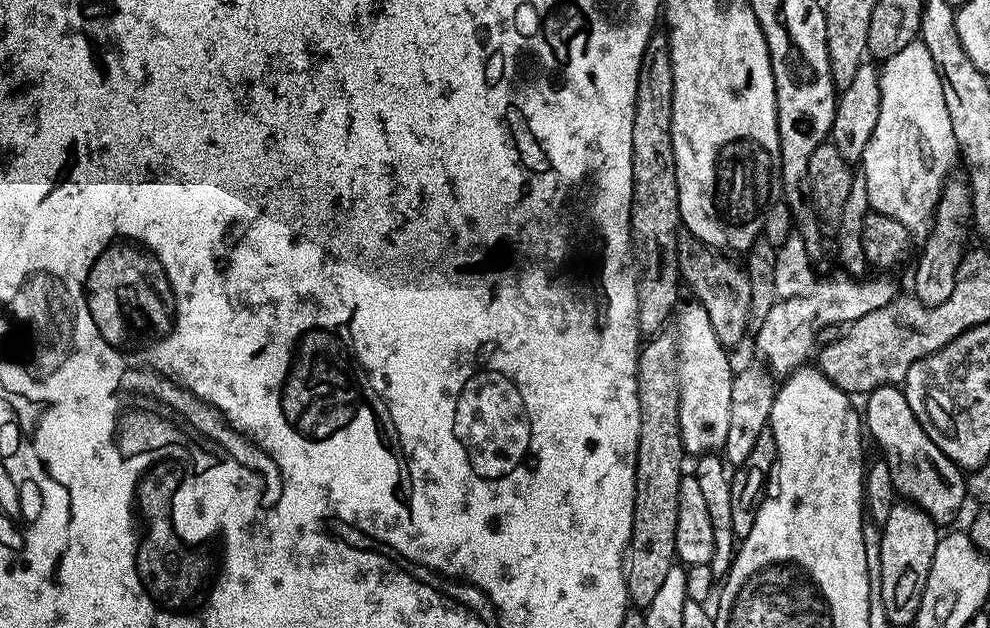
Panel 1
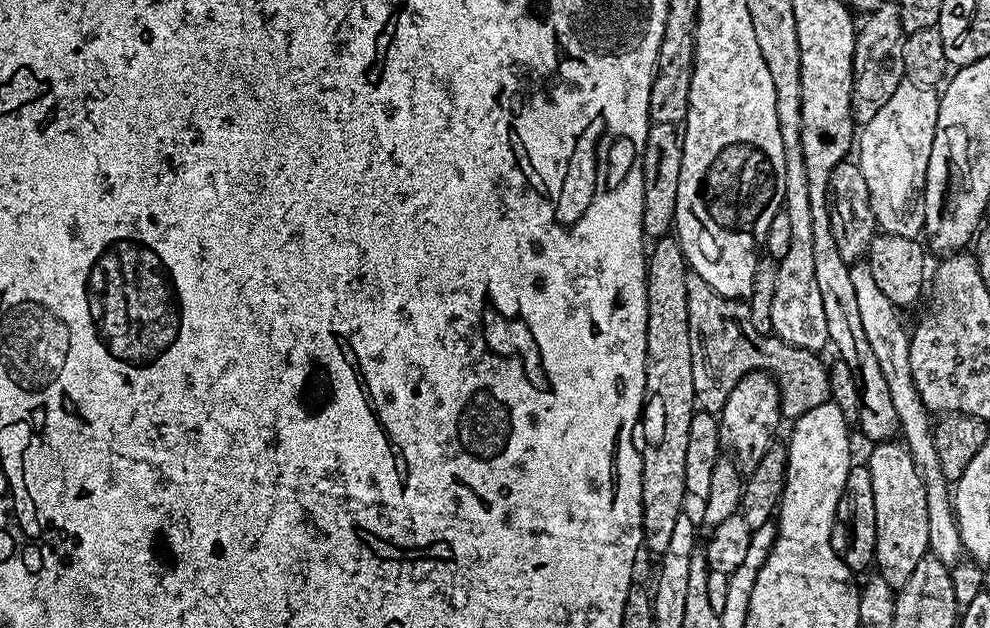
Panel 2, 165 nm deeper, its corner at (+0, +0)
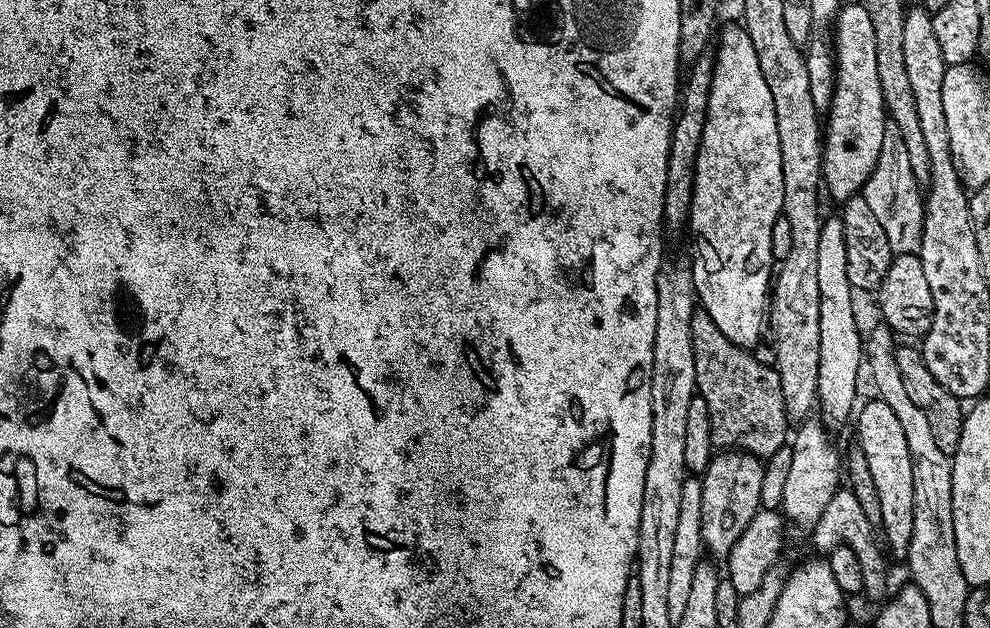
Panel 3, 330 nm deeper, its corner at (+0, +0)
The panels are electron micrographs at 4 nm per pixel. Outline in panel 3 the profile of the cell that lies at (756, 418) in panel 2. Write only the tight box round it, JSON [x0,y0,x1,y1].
[700,450,764,558]

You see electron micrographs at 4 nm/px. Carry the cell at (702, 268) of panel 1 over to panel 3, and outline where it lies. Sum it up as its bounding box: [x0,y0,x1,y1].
[690,310,790,458]

